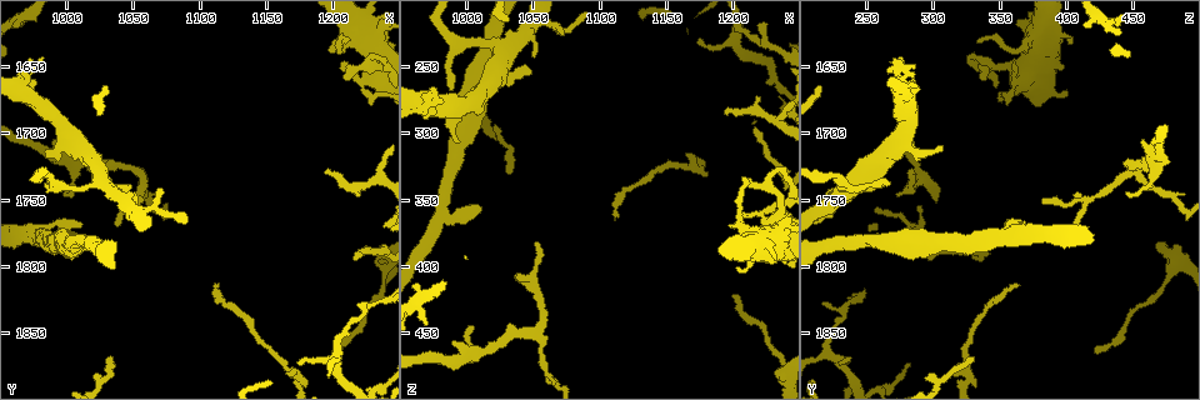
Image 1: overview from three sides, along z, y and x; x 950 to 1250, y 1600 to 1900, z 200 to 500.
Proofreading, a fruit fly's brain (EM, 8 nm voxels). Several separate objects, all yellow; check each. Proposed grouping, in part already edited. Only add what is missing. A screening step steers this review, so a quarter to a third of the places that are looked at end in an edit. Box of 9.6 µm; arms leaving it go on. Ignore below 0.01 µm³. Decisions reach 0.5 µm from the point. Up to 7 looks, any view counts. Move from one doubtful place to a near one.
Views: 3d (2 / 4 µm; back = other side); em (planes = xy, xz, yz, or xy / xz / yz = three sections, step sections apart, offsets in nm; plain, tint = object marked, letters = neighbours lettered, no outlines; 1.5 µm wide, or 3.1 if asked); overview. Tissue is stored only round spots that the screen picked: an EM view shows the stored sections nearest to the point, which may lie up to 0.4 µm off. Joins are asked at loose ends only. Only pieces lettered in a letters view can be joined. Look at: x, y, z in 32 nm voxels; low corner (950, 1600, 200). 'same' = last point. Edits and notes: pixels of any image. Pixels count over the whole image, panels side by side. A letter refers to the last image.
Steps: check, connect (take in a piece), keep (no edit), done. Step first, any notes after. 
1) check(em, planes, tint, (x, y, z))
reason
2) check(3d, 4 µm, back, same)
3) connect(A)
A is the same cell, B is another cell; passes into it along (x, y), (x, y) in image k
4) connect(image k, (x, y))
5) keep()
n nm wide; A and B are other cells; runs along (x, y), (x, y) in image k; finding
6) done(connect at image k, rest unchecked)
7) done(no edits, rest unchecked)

check(em, xz, step 4, tint, (984, 1642, 276))
free end

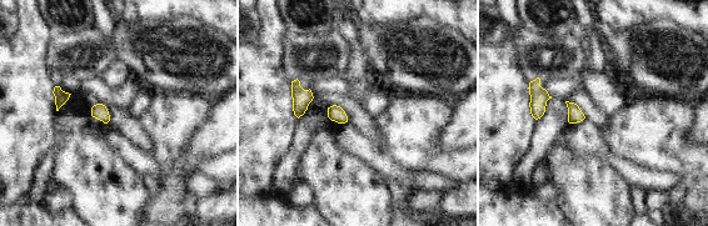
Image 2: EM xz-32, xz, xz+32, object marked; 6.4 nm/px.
check(em, xz, step 4, letters, same)

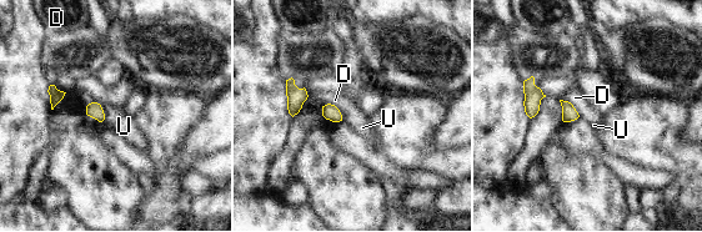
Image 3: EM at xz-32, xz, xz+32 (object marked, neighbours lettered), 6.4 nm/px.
keep()
D and U are other cells; border along (99, 104), (105, 119) in image 3; no lettered piece goes on from it

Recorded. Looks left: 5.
check(3d, 4 µm, (1010, 1768, 354))
free end

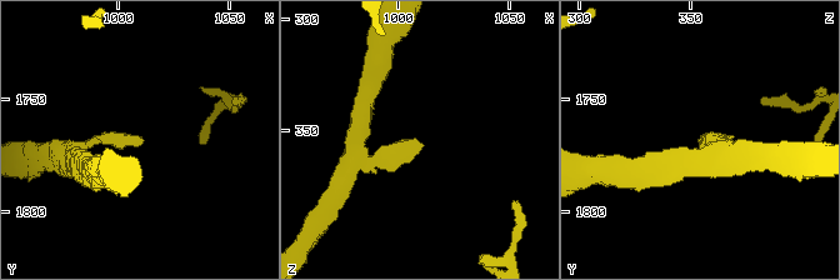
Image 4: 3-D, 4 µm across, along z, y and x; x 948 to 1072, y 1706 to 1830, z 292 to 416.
check(em, yz, step 8, letters, (1010, 1767, 356))

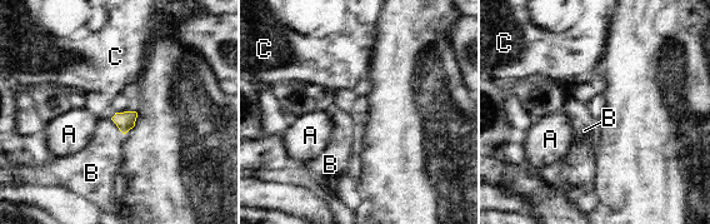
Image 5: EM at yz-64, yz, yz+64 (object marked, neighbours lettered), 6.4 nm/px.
keep()
A, B and C are other cells; border along (110, 119), (123, 134) in image 5; no lettered piece goes on from it

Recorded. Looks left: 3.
check(em, planes, letters, (1002, 1746, 444))
tapers out

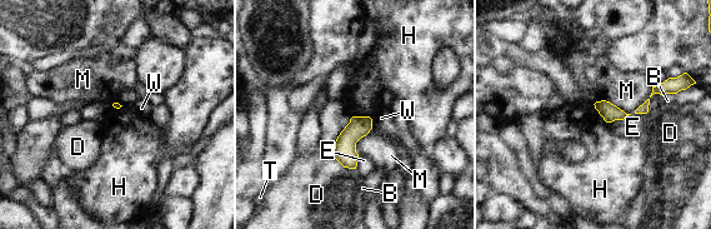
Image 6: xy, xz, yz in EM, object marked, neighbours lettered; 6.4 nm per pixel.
keep()
B, D, E, H, M, T and W are other cells; border along (594, 104), (597, 113), (609, 123) in image 6; none of them fits

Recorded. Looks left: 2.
done(no edits, rest unchecked)

